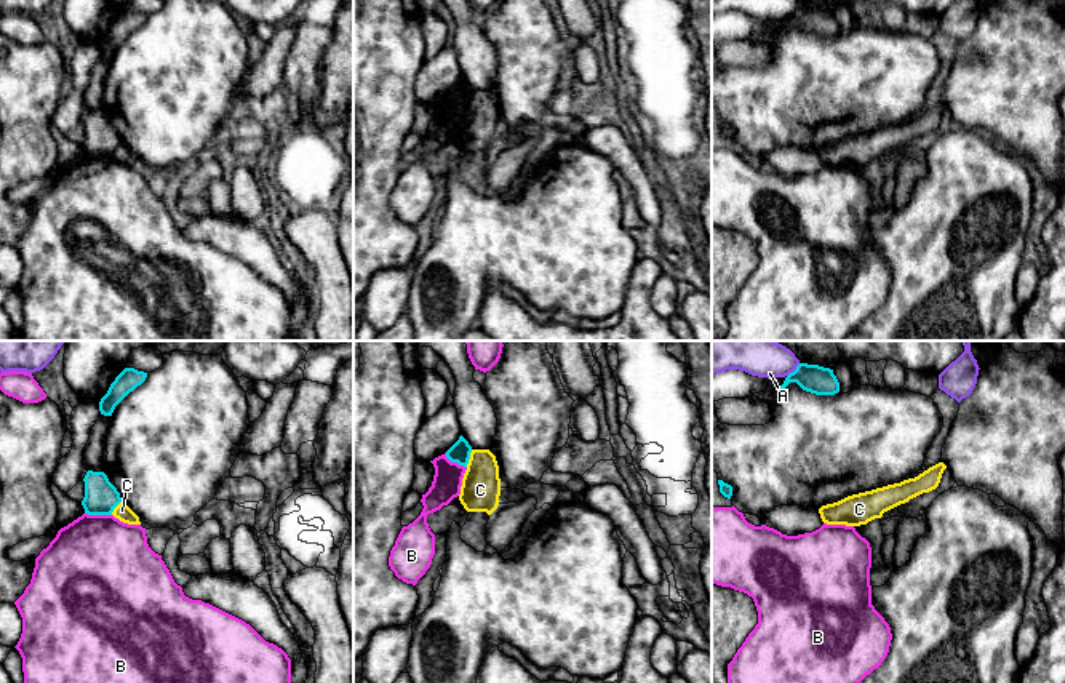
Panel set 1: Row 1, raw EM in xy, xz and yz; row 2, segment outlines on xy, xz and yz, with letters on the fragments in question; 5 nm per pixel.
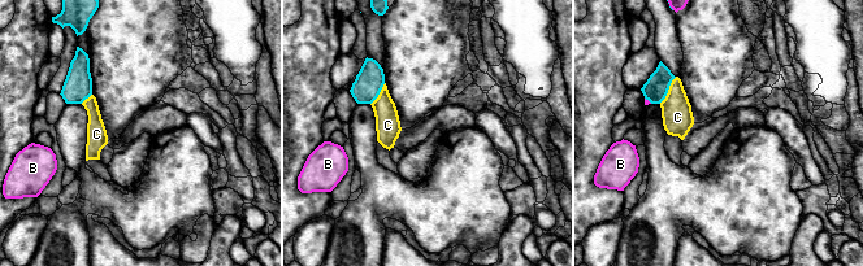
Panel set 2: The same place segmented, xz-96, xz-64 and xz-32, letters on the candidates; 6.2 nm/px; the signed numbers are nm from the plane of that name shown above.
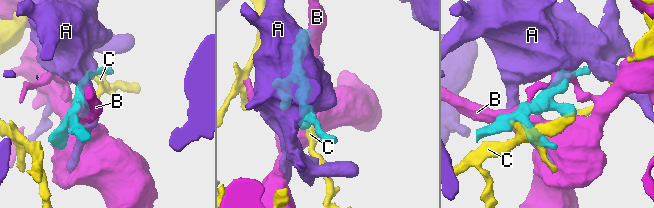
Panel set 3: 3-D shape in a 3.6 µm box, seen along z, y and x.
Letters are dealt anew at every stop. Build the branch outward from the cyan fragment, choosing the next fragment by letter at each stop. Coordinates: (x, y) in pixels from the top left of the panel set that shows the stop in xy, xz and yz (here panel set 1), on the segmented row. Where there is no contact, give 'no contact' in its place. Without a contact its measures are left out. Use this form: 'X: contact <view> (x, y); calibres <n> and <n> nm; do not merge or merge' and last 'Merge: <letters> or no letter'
A: contact yz (795, 370); calibres 140 and 240 nm; do not merge
B: contact xy (98, 514); calibres 170 and 480 nm; do not merge
C: contact xz (469, 458); calibres 100 and 200 nm; do not merge
Merge: no letter

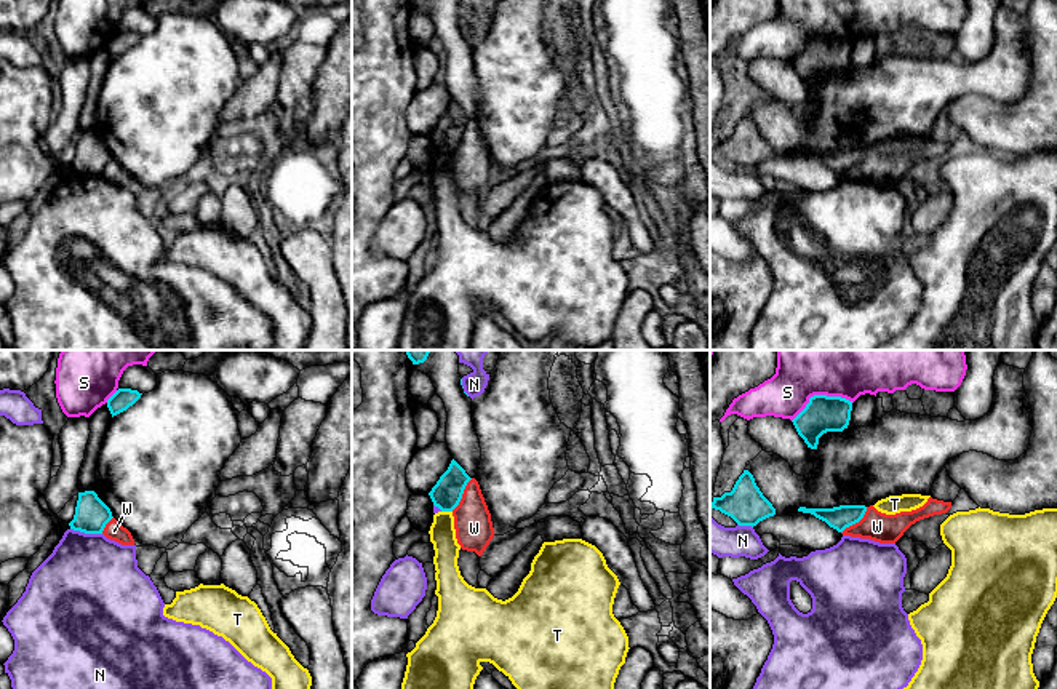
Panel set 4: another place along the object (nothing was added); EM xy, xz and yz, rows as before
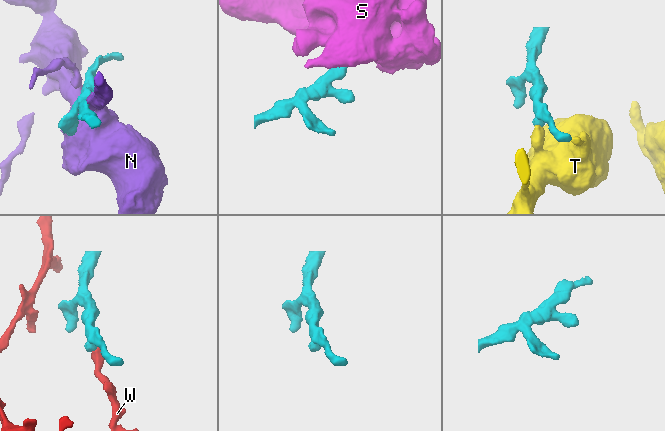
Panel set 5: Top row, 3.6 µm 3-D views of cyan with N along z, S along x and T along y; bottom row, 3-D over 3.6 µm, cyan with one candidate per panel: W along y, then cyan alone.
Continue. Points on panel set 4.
N: contact xy (87, 533); calibres 170 and 480 nm; do not merge
S: contact yz (819, 395); calibres 180 and 460 nm; do not merge
T: contact xz (446, 510); calibres 150 and 130 nm; do not merge
W: contact xz (462, 493); calibres 150 and 190 nm; do not merge
Merge: no letter

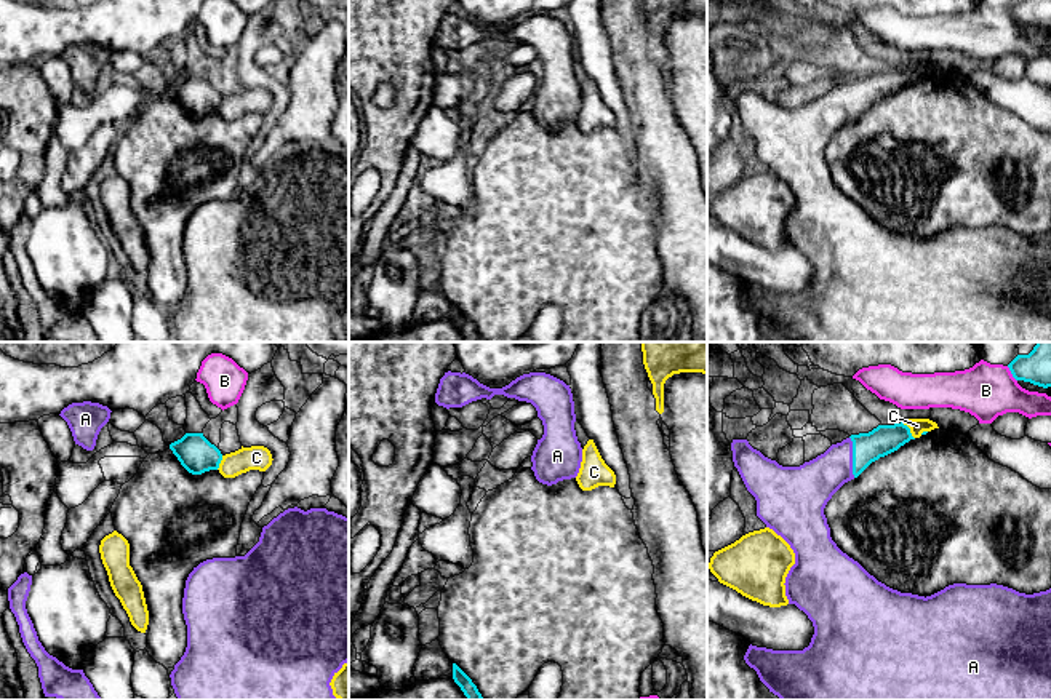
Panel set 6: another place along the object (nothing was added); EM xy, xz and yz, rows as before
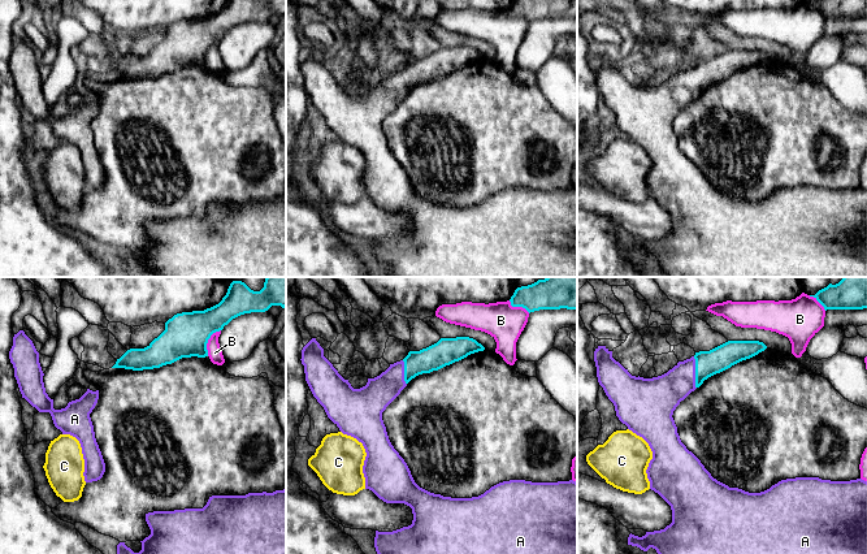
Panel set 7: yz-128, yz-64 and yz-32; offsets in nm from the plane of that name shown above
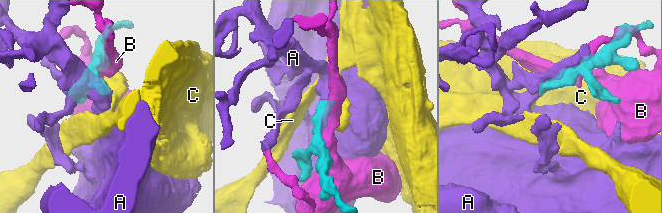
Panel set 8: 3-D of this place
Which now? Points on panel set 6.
A: contact yz (853, 457); calibres 150 and 220 nm; merge
B: contact yz (1011, 373); calibres 160 and 280 nm; do not merge
C: contact yz (909, 430); calibres 150 and 80 nm; do not merge
Merge: A

